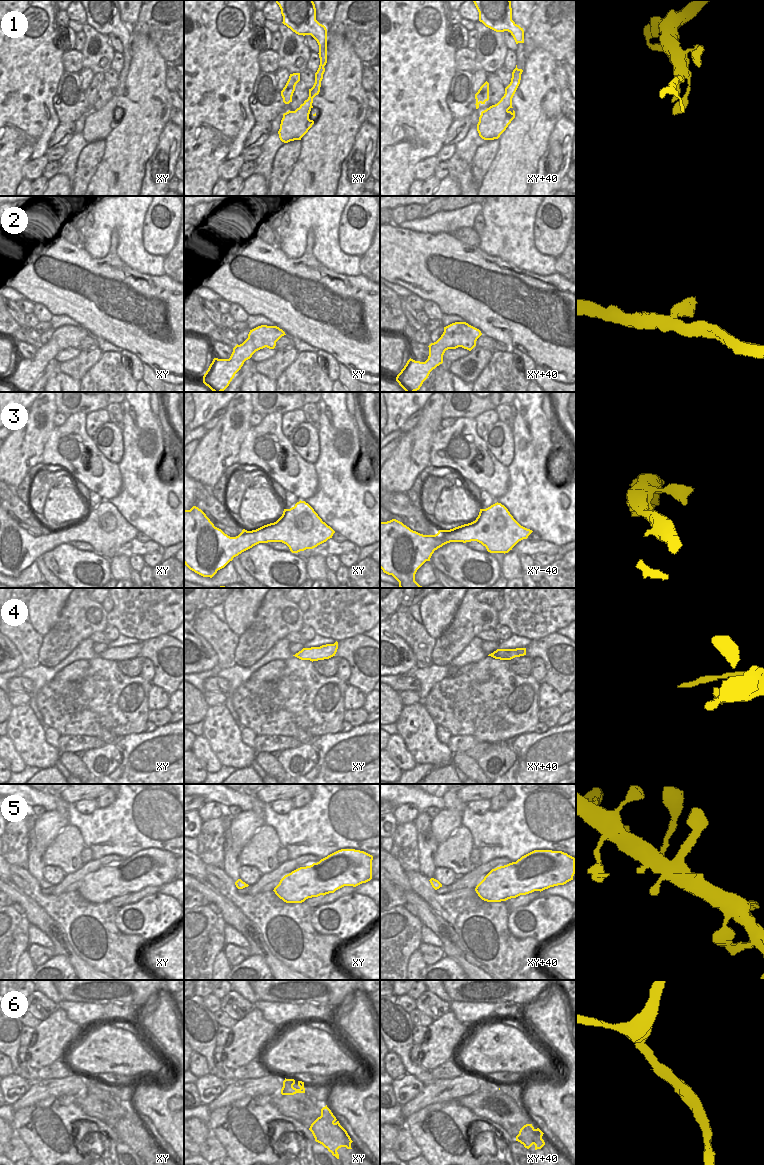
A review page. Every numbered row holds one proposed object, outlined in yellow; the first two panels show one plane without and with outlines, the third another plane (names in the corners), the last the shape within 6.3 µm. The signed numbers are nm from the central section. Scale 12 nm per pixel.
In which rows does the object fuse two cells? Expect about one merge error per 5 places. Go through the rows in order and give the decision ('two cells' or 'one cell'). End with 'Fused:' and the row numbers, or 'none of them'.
1: one cell
2: one cell
3: one cell
4: two cells
5: one cell
6: two cells
Fused: 4, 6

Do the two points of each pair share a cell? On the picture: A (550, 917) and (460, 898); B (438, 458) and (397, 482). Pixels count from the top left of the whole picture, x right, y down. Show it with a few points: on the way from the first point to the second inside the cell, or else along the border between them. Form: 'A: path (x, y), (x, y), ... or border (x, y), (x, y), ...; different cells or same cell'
A: border (508, 911), (507, 929), (512, 934); different cells
B: border (433, 440), (430, 446), (429, 464); different cells

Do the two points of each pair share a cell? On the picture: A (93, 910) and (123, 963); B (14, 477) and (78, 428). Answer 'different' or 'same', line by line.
A: same
B: different

